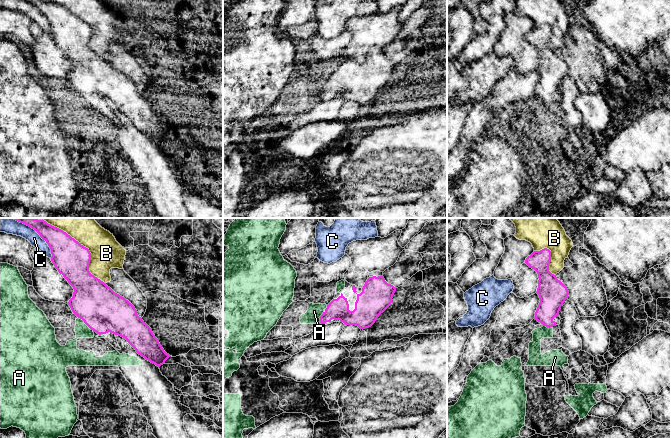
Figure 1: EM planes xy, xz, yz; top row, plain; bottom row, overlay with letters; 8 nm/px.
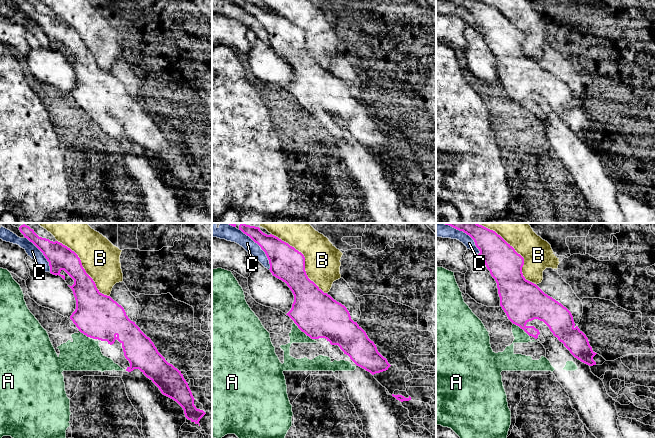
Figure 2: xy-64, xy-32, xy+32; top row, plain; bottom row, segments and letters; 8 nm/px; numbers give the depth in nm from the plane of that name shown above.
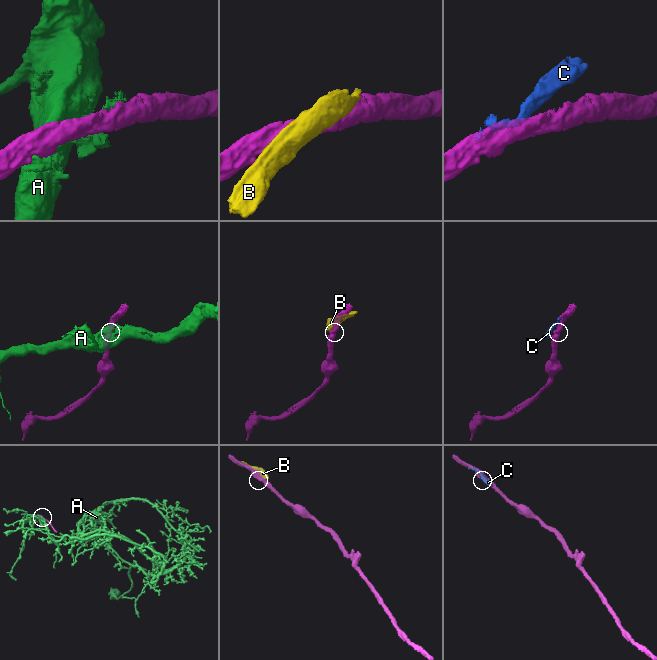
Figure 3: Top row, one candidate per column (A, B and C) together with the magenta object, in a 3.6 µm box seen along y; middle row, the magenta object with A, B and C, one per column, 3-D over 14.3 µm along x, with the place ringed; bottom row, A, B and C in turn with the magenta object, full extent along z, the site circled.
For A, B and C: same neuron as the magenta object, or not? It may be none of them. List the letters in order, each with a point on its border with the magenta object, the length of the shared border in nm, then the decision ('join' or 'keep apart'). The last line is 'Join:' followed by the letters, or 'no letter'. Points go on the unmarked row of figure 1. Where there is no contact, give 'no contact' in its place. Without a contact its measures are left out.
A: meets magenta in xy at (85, 99); contact 180 nm long; keep apart
B: meets magenta in xy at (87, 24); contact 650 nm long; keep apart
C: meets magenta in xy at (43, 15); contact 360 nm long; keep apart
Join: no letter

